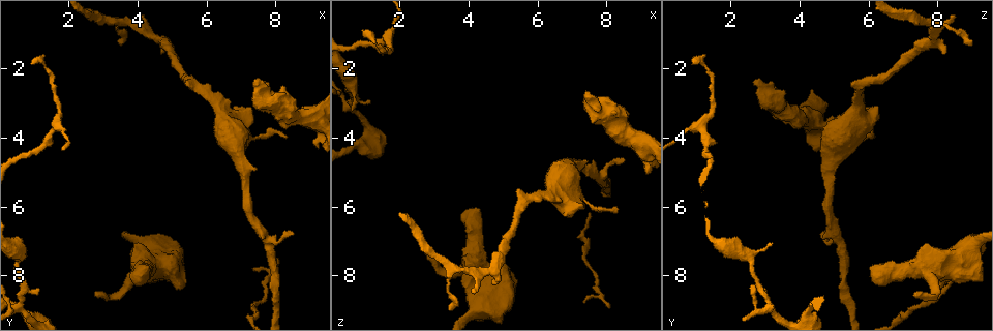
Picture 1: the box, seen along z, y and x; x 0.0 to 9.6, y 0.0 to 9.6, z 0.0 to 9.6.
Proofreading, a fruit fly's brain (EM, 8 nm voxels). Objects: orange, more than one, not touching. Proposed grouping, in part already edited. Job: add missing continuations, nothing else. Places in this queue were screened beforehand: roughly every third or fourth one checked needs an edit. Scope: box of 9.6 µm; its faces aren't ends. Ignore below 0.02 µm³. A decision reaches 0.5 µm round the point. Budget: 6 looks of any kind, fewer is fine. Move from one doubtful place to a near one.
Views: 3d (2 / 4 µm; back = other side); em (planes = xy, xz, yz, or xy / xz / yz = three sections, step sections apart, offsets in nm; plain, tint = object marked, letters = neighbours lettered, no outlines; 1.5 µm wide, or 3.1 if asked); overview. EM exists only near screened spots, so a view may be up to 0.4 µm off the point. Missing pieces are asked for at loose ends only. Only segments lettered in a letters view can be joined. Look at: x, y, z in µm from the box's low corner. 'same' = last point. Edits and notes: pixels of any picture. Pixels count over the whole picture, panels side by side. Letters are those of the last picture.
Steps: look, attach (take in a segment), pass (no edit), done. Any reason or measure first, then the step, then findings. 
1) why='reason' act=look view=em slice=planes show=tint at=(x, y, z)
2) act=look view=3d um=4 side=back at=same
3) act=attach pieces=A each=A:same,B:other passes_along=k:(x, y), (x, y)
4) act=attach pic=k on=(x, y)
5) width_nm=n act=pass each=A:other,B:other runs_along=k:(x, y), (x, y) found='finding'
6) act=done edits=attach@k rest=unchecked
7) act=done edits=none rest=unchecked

why='stops while still wide' act=look view=3d um=4 at=(5.30, 8.35, 7.95)

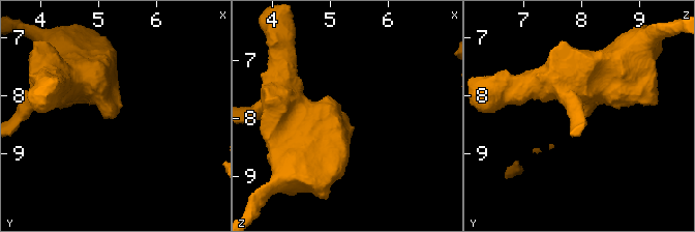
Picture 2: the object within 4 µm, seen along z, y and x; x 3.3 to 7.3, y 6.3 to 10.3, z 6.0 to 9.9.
act=look view=em slice=yz step=4 show=letters at=(5.35, 8.40, 8.00)

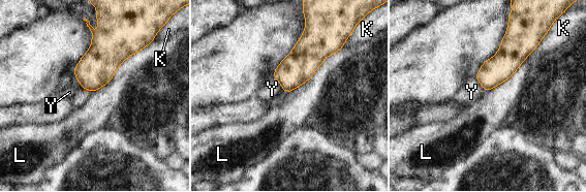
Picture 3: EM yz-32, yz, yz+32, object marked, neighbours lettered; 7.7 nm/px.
act=look view=em slice=planes show=letters at=same

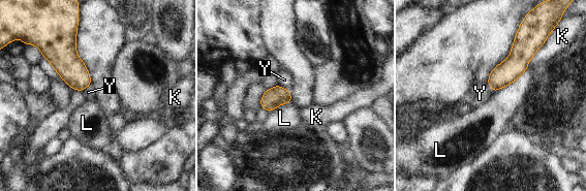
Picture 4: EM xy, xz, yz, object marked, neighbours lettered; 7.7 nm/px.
act=pass each=K:other,L:other,Y:other border=4:(527, 68), (513, 82), (495, 92) found='no lettered segment goes on from it'

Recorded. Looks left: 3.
why='tapers out' act=look view=3d um=2 at=(8.50, 6.80, 4.65)

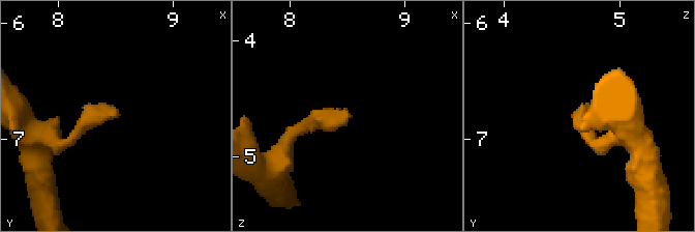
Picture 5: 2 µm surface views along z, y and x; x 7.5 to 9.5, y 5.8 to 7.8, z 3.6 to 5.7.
act=look view=em slice=planes show=plain at=(8.52, 6.76, 4.64)

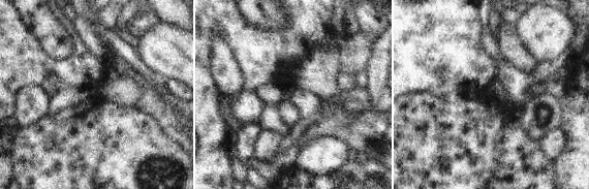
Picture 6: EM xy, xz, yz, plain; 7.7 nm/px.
act=look view=em slice=planes show=letters at=same

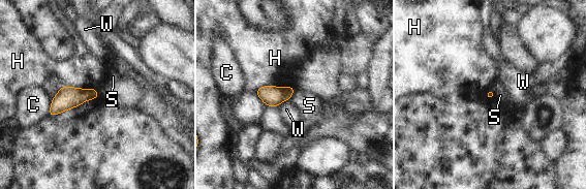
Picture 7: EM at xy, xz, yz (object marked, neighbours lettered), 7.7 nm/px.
act=pass each=C:other,H:other,S:other,W:other border=7:(295, 87), (261, 86), (255, 94) found='none of them fits'

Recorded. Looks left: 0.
act=done edits=none rest=unchecked

